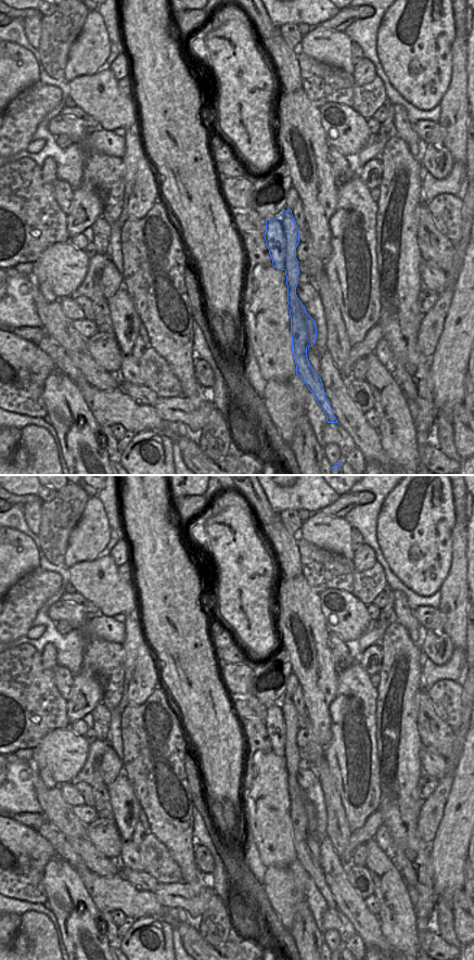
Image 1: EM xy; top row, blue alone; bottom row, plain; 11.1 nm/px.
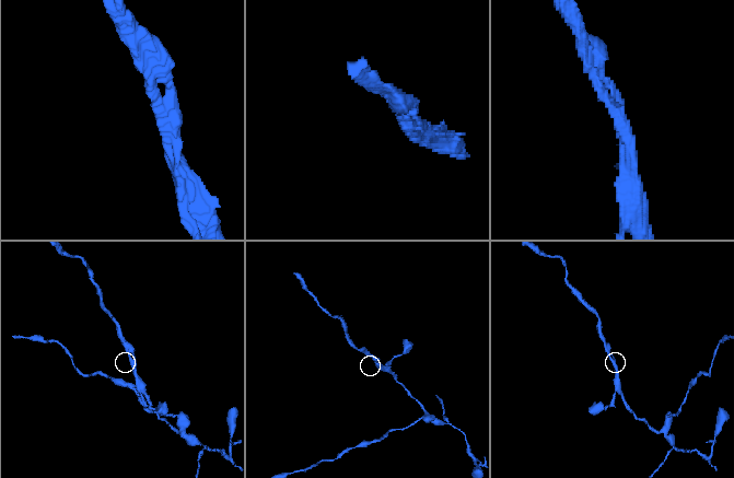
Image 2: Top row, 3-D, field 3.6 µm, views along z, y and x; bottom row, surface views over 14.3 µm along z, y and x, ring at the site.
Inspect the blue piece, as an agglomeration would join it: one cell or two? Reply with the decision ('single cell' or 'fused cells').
fused cells

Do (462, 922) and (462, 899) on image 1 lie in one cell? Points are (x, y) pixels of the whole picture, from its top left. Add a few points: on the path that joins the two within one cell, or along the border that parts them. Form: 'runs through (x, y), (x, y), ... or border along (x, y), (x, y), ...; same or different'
runs through (462, 917), (462, 905); same

